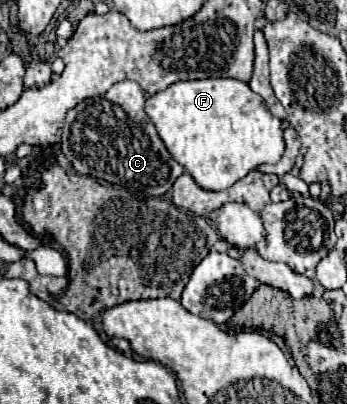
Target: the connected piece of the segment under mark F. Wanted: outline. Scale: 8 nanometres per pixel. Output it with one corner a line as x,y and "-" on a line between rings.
201,79
201,81
179,81
161,93
155,93
145,103
145,113
157,127
171,157
181,163
189,175
207,191
221,191
243,179
249,171
263,163
277,163
285,151
281,121
273,117
251,87
239,79

